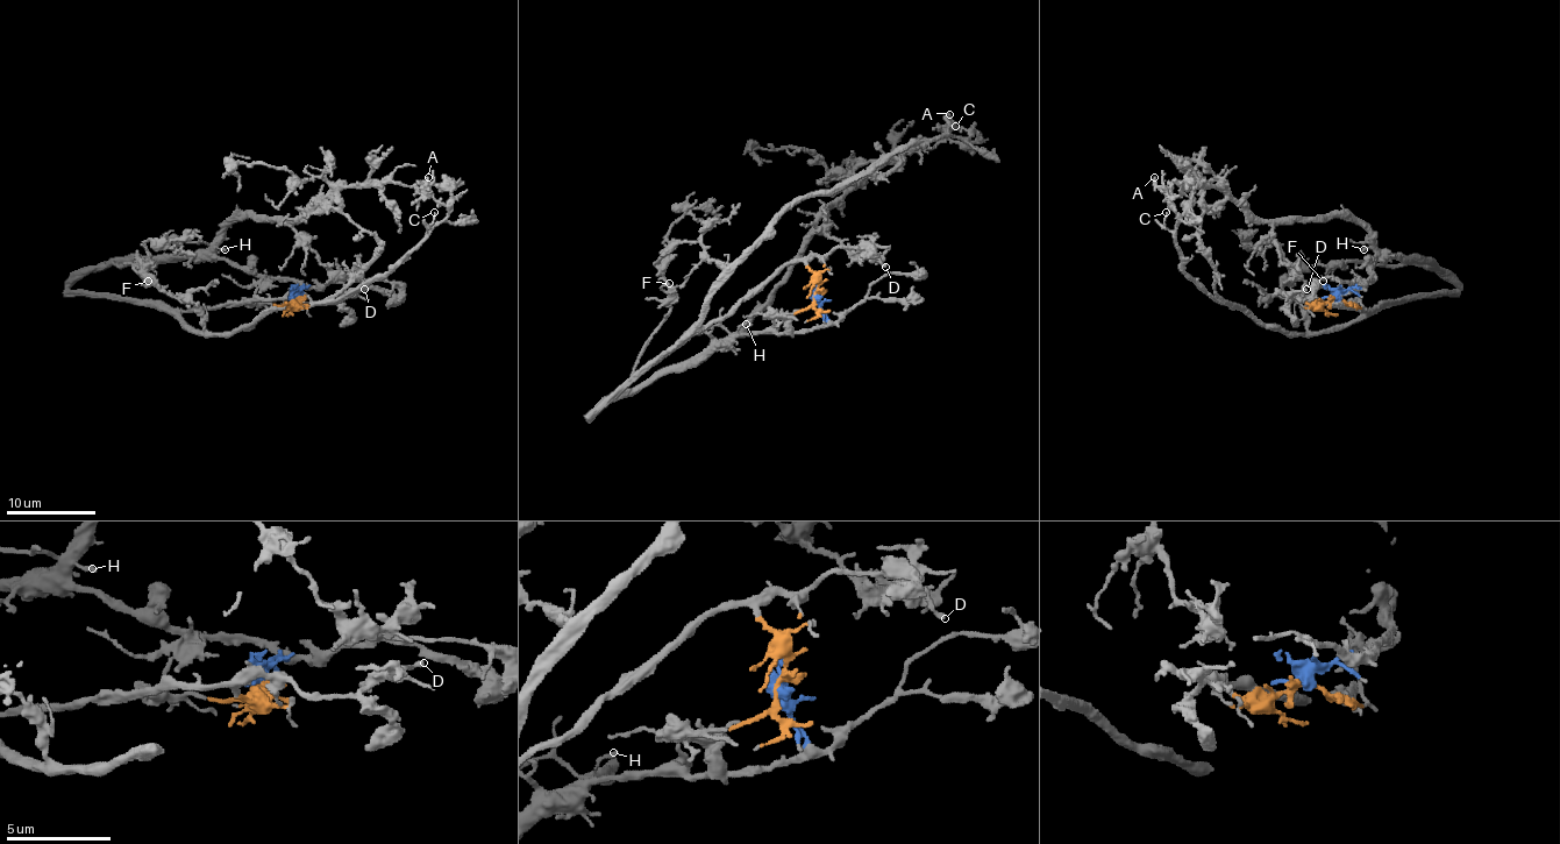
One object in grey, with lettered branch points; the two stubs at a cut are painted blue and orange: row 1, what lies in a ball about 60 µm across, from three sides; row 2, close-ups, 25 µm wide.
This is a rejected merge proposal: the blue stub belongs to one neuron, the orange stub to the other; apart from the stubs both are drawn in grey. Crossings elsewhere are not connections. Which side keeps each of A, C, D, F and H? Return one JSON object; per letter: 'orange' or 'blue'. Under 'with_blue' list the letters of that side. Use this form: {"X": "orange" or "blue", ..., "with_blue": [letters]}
{"A": "orange", "C": "orange", "D": "orange", "F": "blue", "H": "blue", "with_blue": ["F", "H"]}

